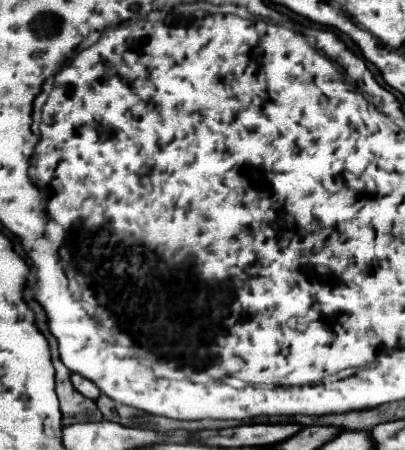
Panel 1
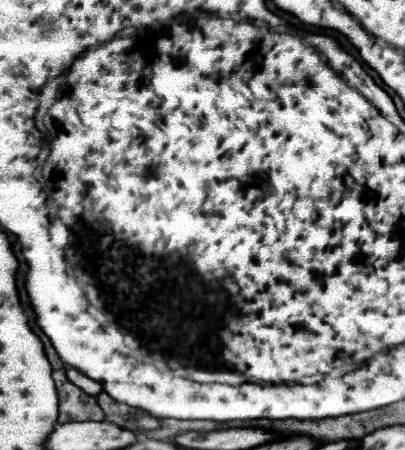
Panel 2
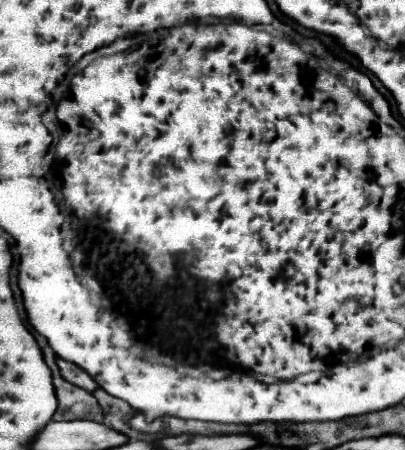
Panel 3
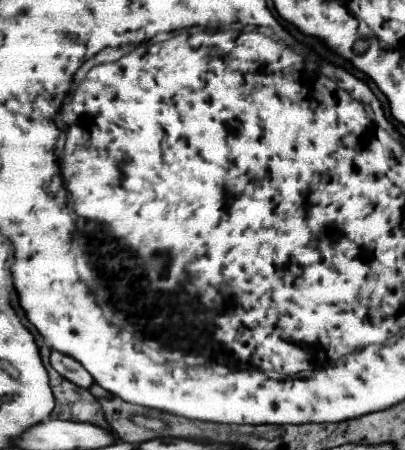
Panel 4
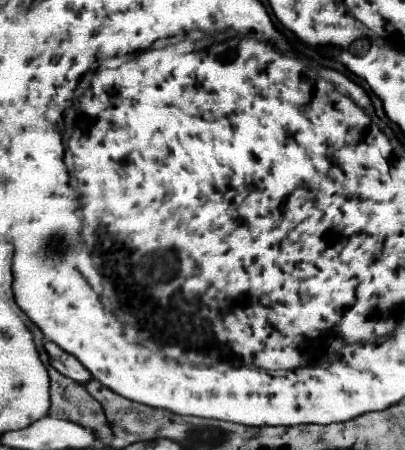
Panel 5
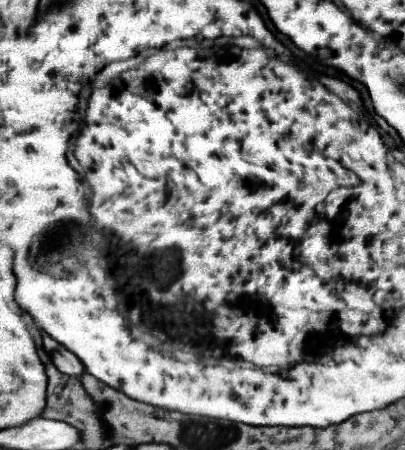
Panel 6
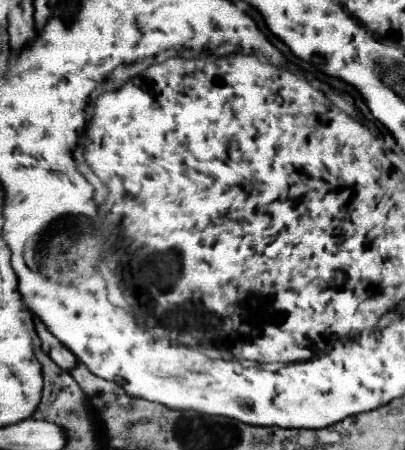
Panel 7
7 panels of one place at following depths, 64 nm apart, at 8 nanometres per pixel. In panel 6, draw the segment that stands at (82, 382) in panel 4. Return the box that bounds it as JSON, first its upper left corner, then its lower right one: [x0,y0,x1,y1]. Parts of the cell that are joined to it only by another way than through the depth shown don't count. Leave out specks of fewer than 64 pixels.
[42,332,84,376]

